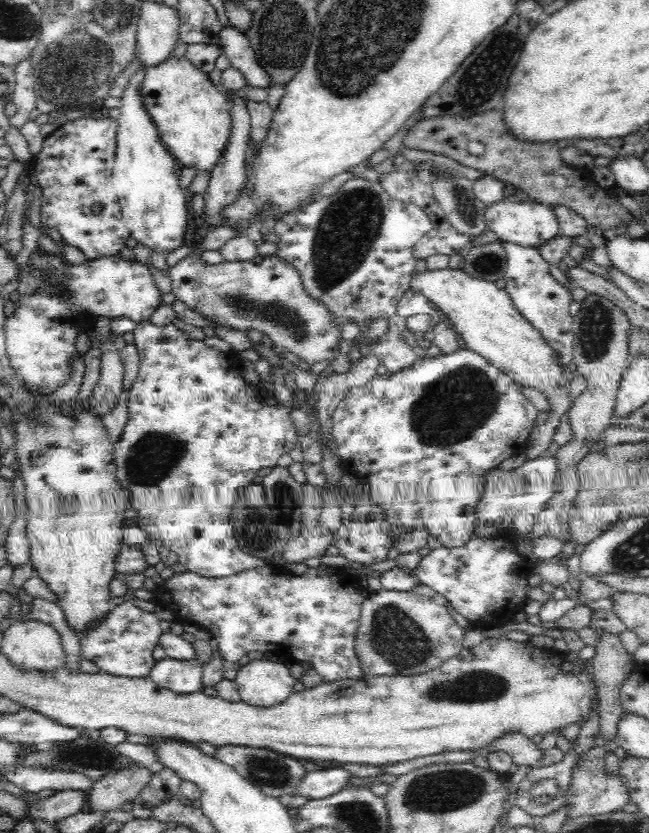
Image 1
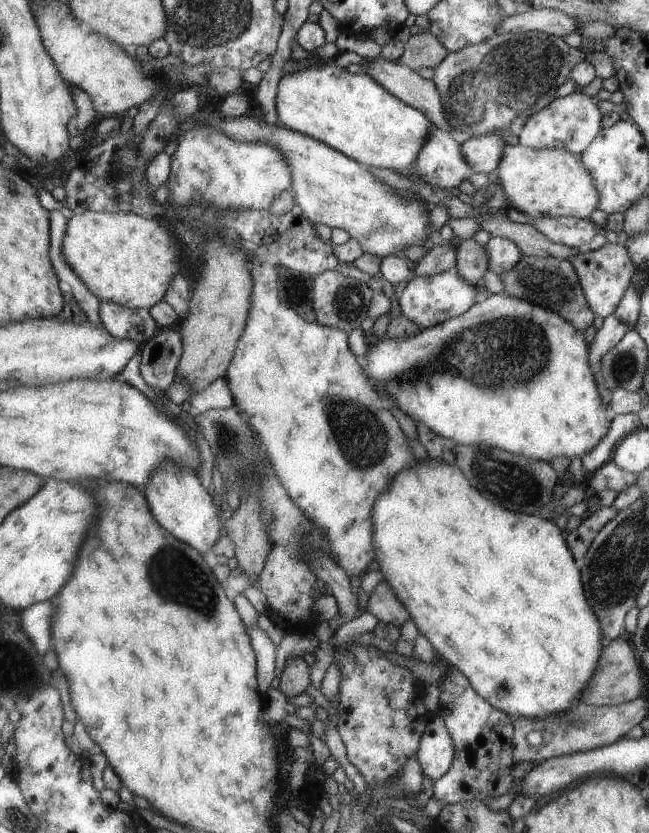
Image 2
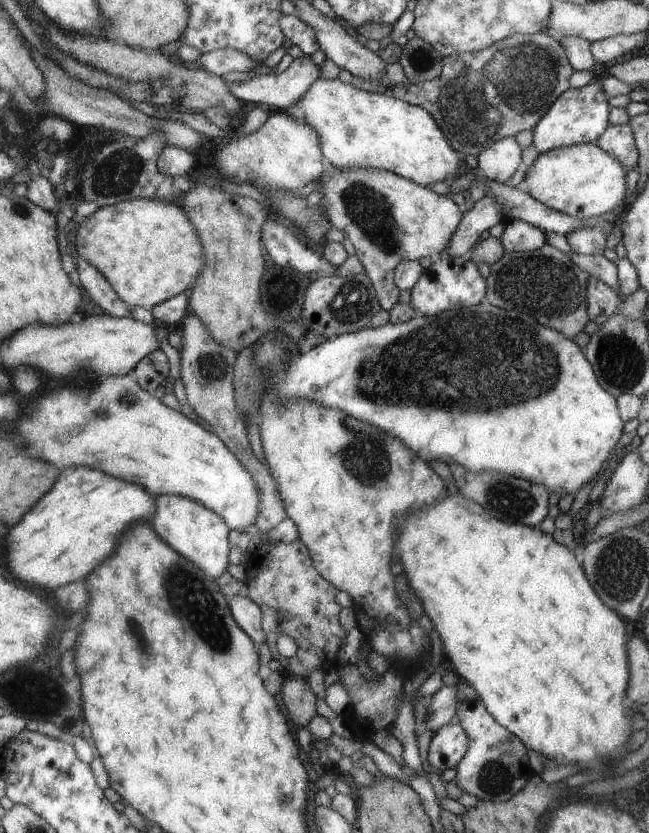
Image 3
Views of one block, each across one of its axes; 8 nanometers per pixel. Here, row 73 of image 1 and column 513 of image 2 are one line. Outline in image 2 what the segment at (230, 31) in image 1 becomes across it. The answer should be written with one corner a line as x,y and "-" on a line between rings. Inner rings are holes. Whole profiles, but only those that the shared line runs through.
492,237
483,248
487,254
487,268
498,276
511,270
522,255
515,242
507,238

